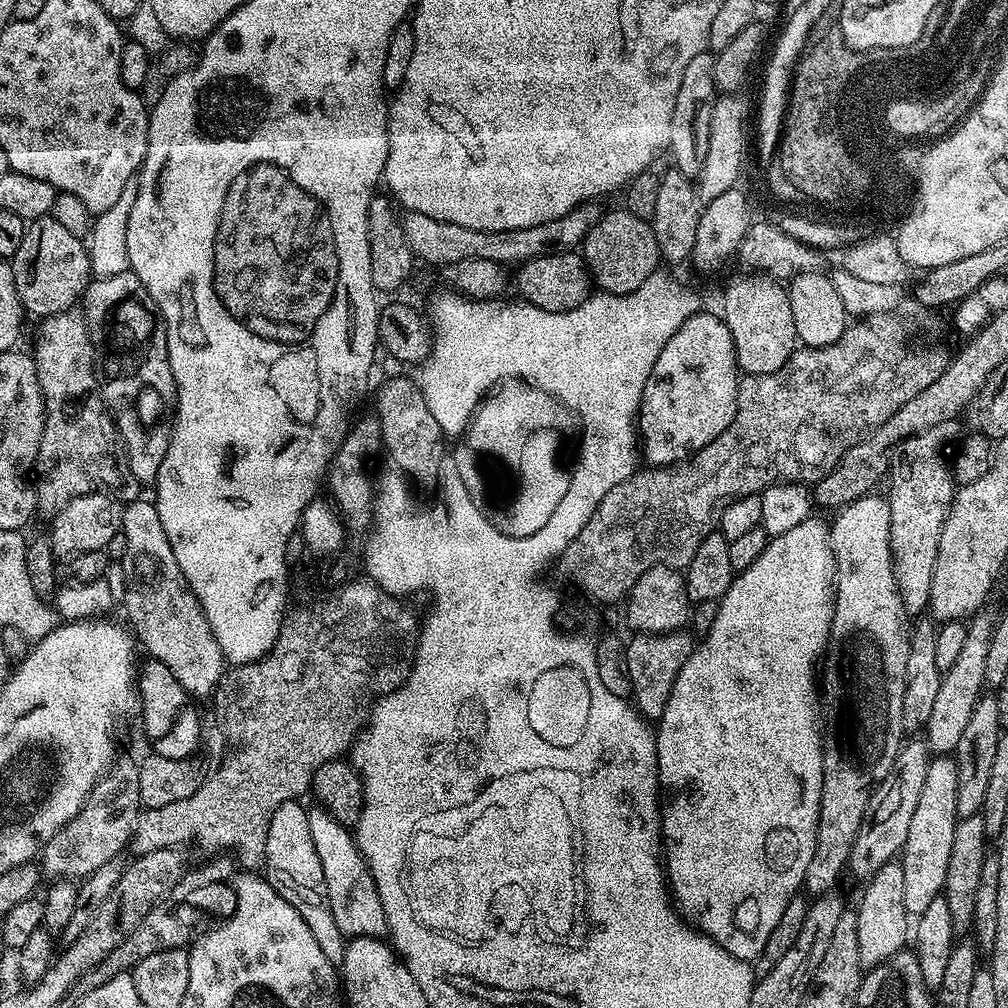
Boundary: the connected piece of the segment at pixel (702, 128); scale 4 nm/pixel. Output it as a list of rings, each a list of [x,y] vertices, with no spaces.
[[[705,50],[698,54],[686,66],[682,74],[682,82],[678,86],[678,98],[674,98],[674,114],[670,118],[670,157],[681,174],[696,178],[704,171],[704,163],[708,157],[710,142],[710,110],[718,99],[718,89],[714,78],[716,57],[711,51]]]

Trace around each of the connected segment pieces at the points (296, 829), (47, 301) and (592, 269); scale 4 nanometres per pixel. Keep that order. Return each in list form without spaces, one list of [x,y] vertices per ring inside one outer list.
[[[299,799],[287,800],[278,806],[278,810],[274,810],[274,818],[270,818],[270,830],[266,834],[266,854],[262,868],[274,890],[282,894],[282,898],[286,898],[286,902],[290,902],[298,914],[302,914],[302,922],[306,922],[310,934],[314,934],[314,942],[318,942],[322,954],[326,954],[332,964],[339,966],[344,957],[346,938],[334,923],[330,898],[326,894],[326,878],[322,874],[322,862],[318,858],[318,850],[314,850],[314,838],[310,838],[308,808],[300,803]]]
[[[50,214],[28,224],[22,246],[18,246],[18,254],[10,258],[10,263],[20,304],[29,317],[43,318],[73,311],[93,279],[85,241],[68,233]]]
[[[627,210],[619,211],[605,211],[582,245],[589,276],[595,287],[609,296],[621,296],[638,290],[638,286],[642,286],[642,282],[646,282],[646,278],[650,278],[650,274],[654,274],[662,264],[651,223]]]

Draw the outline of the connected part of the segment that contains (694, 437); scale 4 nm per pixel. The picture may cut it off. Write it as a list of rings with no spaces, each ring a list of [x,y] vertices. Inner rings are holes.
[[[707,310],[695,312],[662,346],[662,354],[658,354],[658,362],[654,362],[654,370],[650,370],[650,378],[644,383],[638,413],[643,459],[645,456],[652,466],[679,464],[689,459],[734,422],[739,395],[736,351],[730,330],[719,315],[711,316]]]

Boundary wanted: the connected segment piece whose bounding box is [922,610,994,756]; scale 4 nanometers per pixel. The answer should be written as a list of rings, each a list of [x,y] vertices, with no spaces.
[[[981,610],[967,621],[966,643],[958,654],[954,666],[942,673],[938,695],[935,696],[934,707],[931,708],[928,723],[923,725],[923,739],[926,741],[929,753],[936,756],[947,756],[955,753],[962,733],[970,722],[970,714],[974,714],[974,706],[980,698],[984,687],[986,674],[986,650],[990,650],[990,638],[994,627],[993,617],[987,616],[987,611]]]

